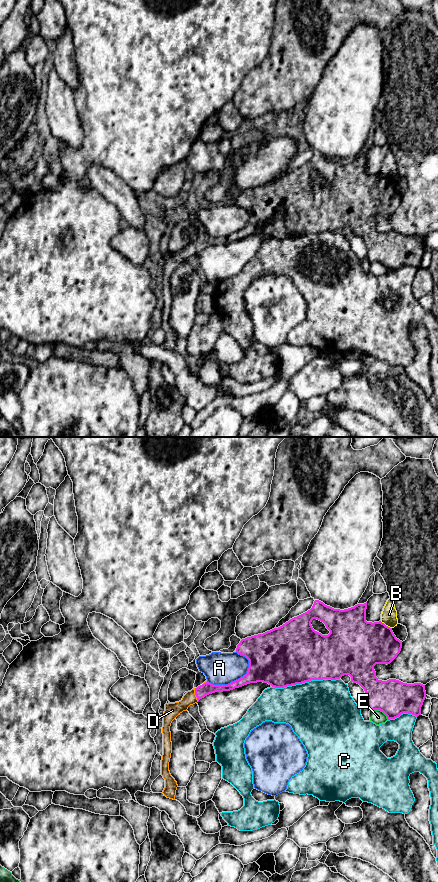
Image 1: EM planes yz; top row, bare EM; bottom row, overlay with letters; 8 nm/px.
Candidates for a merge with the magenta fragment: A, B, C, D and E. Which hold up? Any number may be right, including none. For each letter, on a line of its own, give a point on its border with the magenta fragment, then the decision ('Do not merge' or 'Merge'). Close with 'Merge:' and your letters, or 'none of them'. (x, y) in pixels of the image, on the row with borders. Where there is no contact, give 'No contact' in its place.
A: Touches magenta at yz (234, 681). Do not merge
B: Touches magenta at yz (385, 625). Do not merge
C: Touches magenta at yz (305, 681). Do not merge
D: Touches magenta at yz (195, 694). Merge
E: Touches magenta at yz (380, 710). Do not merge
Merge: D

